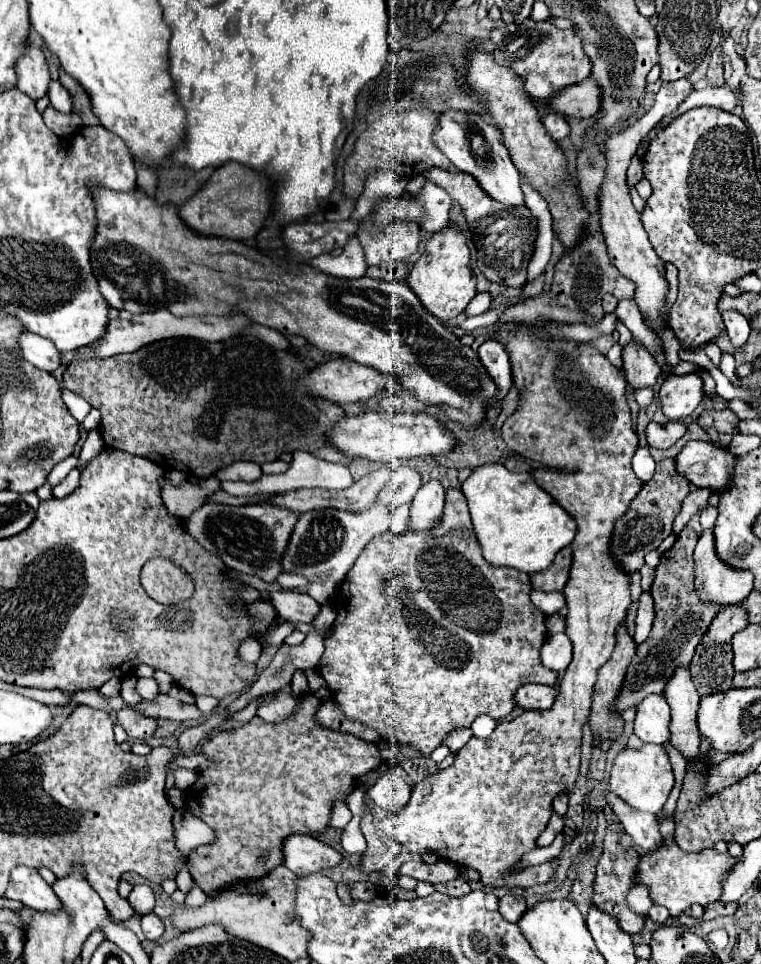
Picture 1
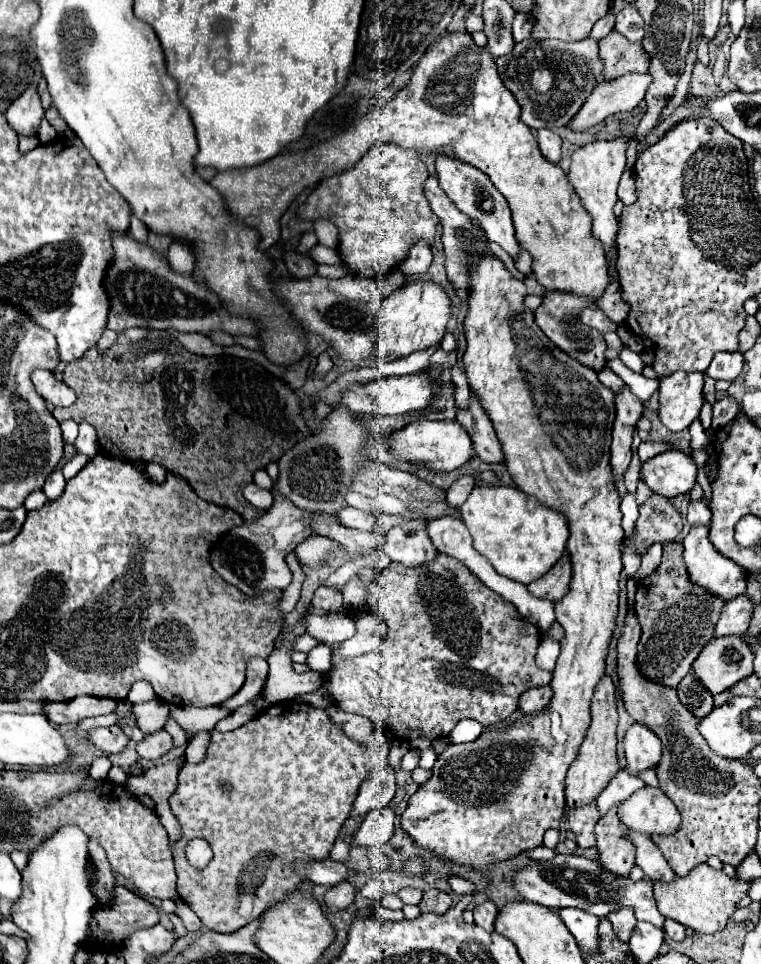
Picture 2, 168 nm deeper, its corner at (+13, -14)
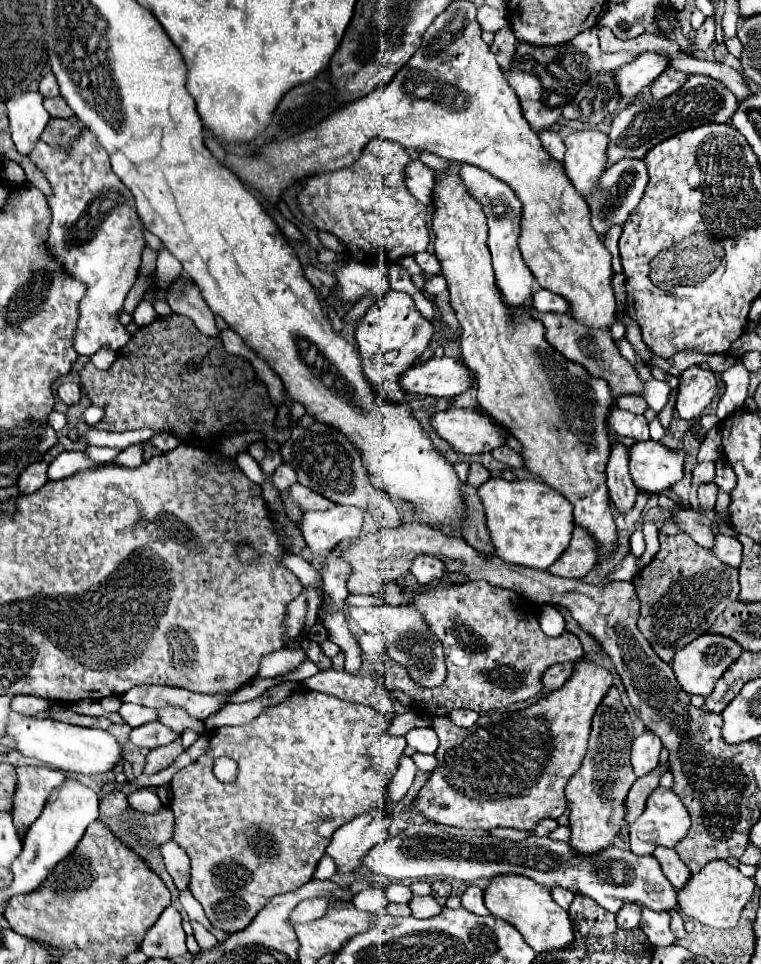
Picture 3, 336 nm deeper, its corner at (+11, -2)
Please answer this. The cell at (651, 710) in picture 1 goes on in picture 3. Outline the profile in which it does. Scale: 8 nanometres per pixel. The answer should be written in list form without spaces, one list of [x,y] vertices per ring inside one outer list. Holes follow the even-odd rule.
[[[646,730],[642,736],[638,736],[634,740],[634,744],[632,744],[632,766],[634,766],[634,774],[638,778],[646,776],[648,772],[652,772],[658,766],[660,750],[662,750],[662,742],[650,730]]]

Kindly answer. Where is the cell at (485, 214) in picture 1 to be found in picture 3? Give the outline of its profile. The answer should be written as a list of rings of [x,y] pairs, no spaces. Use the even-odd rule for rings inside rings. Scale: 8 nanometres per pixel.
[[[412,160],[404,168],[404,182],[410,188],[412,196],[422,204],[432,208],[432,186],[434,186],[434,170],[430,170],[420,160]]]

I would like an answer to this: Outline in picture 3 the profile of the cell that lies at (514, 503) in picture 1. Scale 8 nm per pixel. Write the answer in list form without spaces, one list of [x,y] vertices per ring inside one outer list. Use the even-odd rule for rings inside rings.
[[[490,478],[478,488],[478,494],[484,502],[486,524],[496,548],[496,556],[504,562],[548,570],[568,548],[574,518],[572,504],[554,488],[536,480],[514,480]]]

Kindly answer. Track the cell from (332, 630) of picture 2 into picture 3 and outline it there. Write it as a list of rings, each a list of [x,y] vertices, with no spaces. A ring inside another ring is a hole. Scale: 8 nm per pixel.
[[[402,604],[402,606],[350,607],[350,617],[359,625],[363,625],[368,633],[372,631],[384,632],[384,639],[388,645],[388,656],[404,666],[414,680],[418,688],[434,688],[440,686],[446,678],[446,668],[442,668],[442,654],[438,654],[438,640],[430,632],[422,612],[414,604]]]

